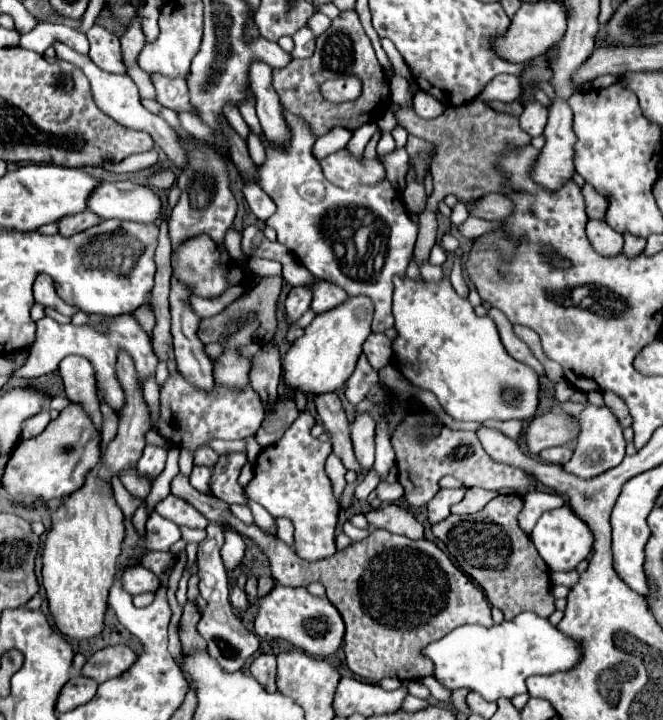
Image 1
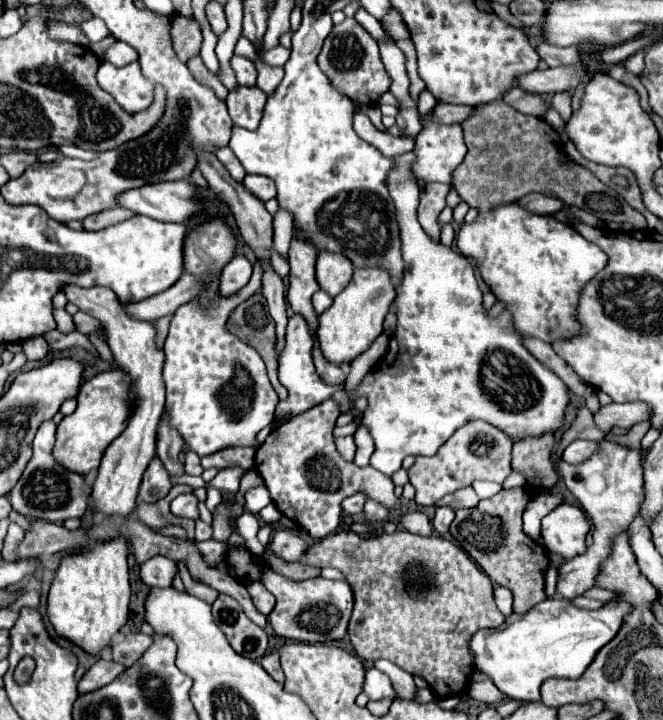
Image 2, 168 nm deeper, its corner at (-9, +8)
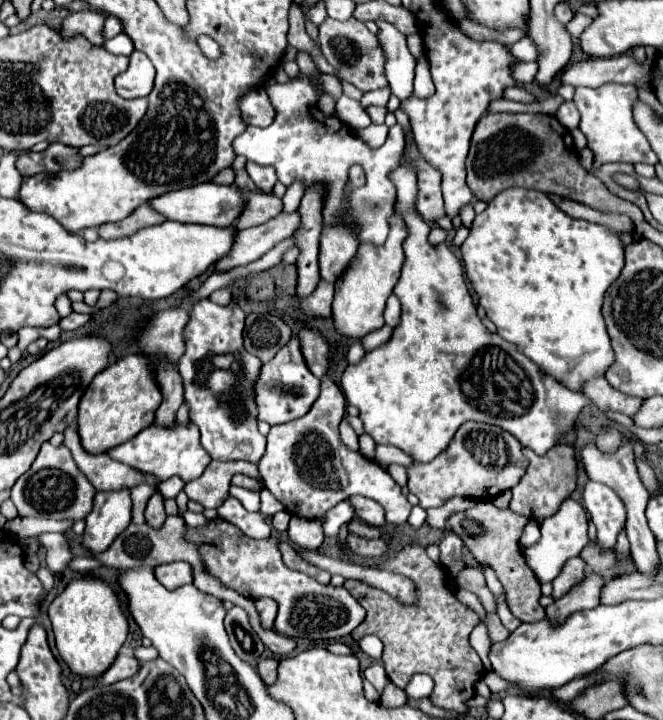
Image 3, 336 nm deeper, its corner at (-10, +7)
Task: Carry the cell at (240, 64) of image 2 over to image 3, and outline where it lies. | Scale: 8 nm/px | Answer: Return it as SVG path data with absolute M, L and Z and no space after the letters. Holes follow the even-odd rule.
M200 36L200 38L198 38L198 46L202 48L202 52L204 52L208 58L218 58L218 56L220 56L220 46L218 46L212 38L208 38L208 36Z

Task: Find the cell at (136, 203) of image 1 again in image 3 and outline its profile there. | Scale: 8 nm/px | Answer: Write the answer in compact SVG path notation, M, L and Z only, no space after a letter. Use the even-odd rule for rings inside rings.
M206 182L206 184L196 184L190 188L182 188L182 190L174 190L174 192L166 192L154 200L150 200L152 208L158 208L160 214L164 214L168 220L176 220L176 222L192 222L192 224L210 224L210 226L232 226L236 222L236 218L240 216L242 208L244 208L244 194L240 192L238 186L222 186L222 184L214 184L214 182Z

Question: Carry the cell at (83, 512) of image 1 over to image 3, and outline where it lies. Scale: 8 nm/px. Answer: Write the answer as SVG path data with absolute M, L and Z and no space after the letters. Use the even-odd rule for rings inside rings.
M98 578L72 580L66 590L50 604L48 616L52 620L60 658L72 674L84 678L98 678L100 674L104 674L116 660L128 636L128 620L120 608L116 592L104 580Z

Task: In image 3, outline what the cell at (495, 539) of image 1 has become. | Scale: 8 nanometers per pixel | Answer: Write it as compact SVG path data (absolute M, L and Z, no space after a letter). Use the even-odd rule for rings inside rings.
M478 502L468 510L452 514L448 518L448 528L464 540L466 548L474 554L478 562L488 562L496 570L496 576L506 592L506 604L510 606L512 614L522 622L538 622L544 618L544 608L538 604L540 582L534 572L526 566L518 544L526 522L526 516L514 514L510 508L498 510L492 502Z

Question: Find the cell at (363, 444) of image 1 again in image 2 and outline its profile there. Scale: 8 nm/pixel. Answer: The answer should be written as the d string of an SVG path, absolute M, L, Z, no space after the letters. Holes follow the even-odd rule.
M355 493L355 495L347 497L347 499L341 503L341 507L343 507L343 513L347 513L347 515L361 513L361 511L363 511L363 505L365 505L365 501L367 501L367 495L365 495L365 493Z

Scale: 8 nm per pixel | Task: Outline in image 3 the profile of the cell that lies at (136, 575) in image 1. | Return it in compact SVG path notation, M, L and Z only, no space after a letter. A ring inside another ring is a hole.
M170 562L170 564L162 564L156 568L156 578L168 588L180 588L184 584L190 584L194 580L192 576L192 568L186 562Z

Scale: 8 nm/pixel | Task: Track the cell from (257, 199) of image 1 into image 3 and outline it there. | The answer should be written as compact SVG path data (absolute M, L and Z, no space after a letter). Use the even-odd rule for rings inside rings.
M246 164L246 172L252 178L252 182L264 190L264 192L272 192L274 184L276 184L276 172L270 166L260 166L260 164Z

